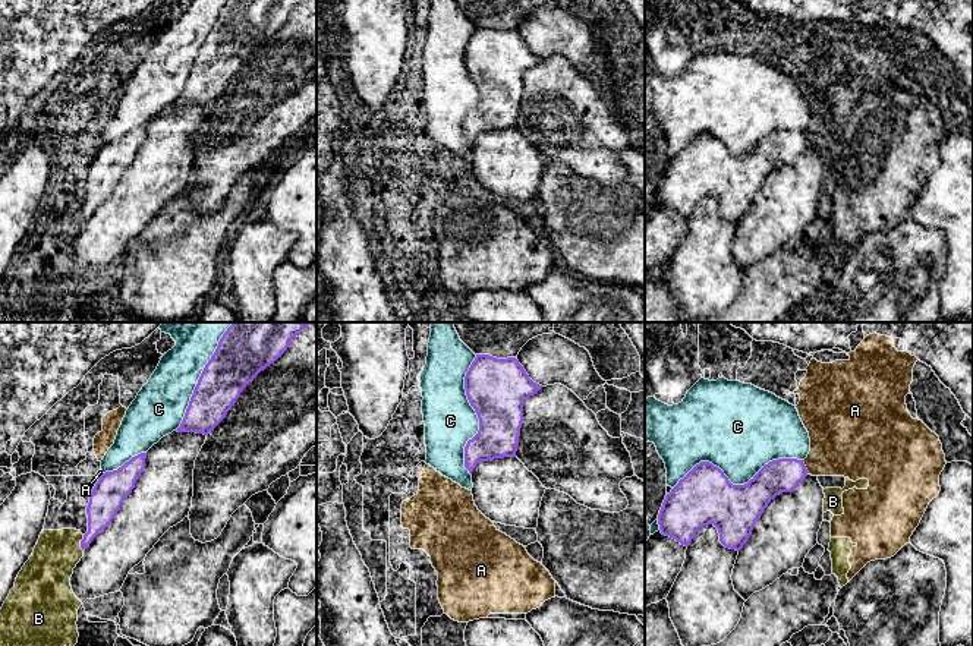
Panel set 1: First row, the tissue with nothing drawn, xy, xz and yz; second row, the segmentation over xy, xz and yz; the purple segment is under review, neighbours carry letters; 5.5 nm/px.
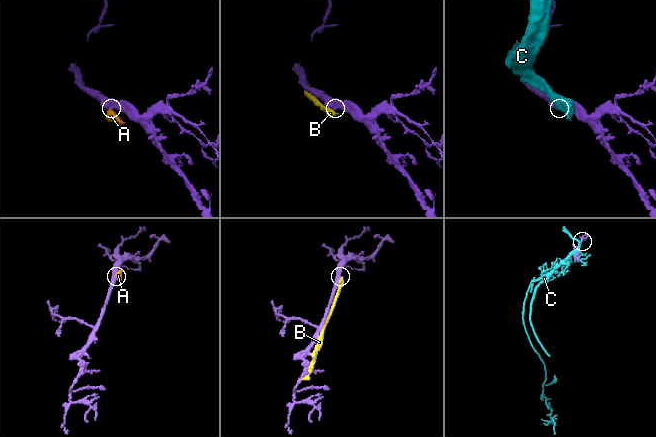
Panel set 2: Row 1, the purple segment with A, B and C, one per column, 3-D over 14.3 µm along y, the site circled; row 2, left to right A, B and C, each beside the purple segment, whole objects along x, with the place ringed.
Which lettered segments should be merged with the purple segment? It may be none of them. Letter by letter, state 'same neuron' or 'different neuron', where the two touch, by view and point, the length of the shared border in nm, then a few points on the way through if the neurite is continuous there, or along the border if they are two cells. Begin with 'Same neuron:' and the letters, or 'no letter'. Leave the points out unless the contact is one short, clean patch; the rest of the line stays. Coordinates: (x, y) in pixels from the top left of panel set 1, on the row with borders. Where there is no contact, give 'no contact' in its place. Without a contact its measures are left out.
Same neuron: no letter
A: different neuron | yz (805, 468) | 90 nm | along yz (802, 460), (808, 473)
B: different neuron | xy (81, 542) | 90 nm
C: different neuron | yz (736, 485) | 750 nm

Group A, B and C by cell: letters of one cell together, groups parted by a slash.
A B / C

